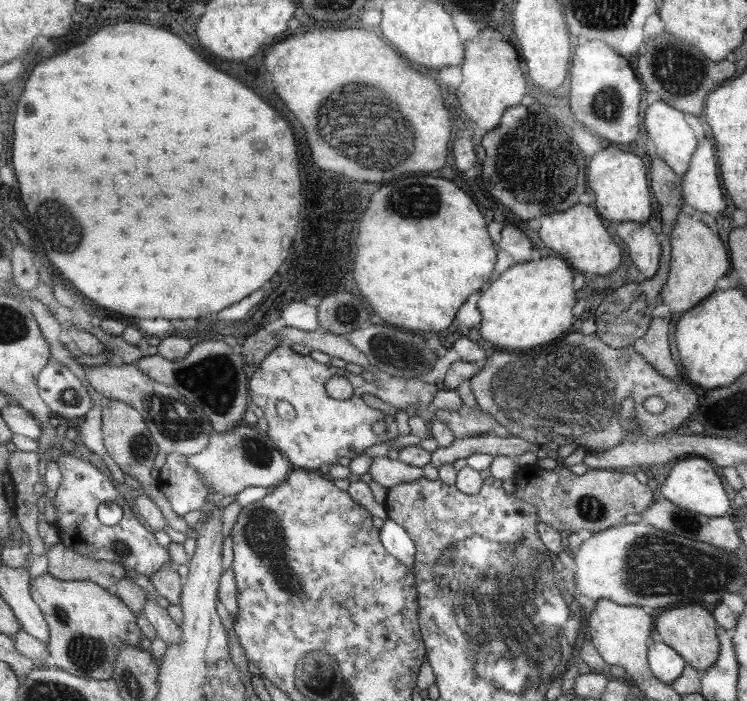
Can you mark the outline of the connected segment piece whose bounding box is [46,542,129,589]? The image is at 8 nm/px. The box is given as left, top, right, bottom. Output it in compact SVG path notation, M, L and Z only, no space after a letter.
M61 542L48 547L46 556L47 572L63 581L89 580L107 589L129 574L121 564L80 555L66 548Z

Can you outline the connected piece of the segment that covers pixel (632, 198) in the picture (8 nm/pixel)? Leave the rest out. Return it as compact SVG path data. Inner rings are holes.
M604 148L592 156L592 164L588 164L588 184L592 184L592 192L596 194L596 208L600 208L600 216L612 220L616 224L622 222L640 222L644 224L652 214L652 196L648 186L648 174L644 162L628 152L616 148Z

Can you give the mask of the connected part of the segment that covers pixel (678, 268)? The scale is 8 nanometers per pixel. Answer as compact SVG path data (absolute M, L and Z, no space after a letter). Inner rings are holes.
M680 212L674 229L670 234L671 239L671 260L668 280L666 280L662 290L660 290L660 302L670 306L669 314L683 312L683 314L694 308L696 305L707 299L710 294L714 294L716 282L728 272L730 262L728 262L728 252L710 227L694 216Z

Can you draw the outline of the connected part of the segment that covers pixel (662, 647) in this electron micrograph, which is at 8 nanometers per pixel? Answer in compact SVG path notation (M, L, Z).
M653 642L650 650L651 670L656 677L665 683L680 678L686 670L683 657L666 642Z

